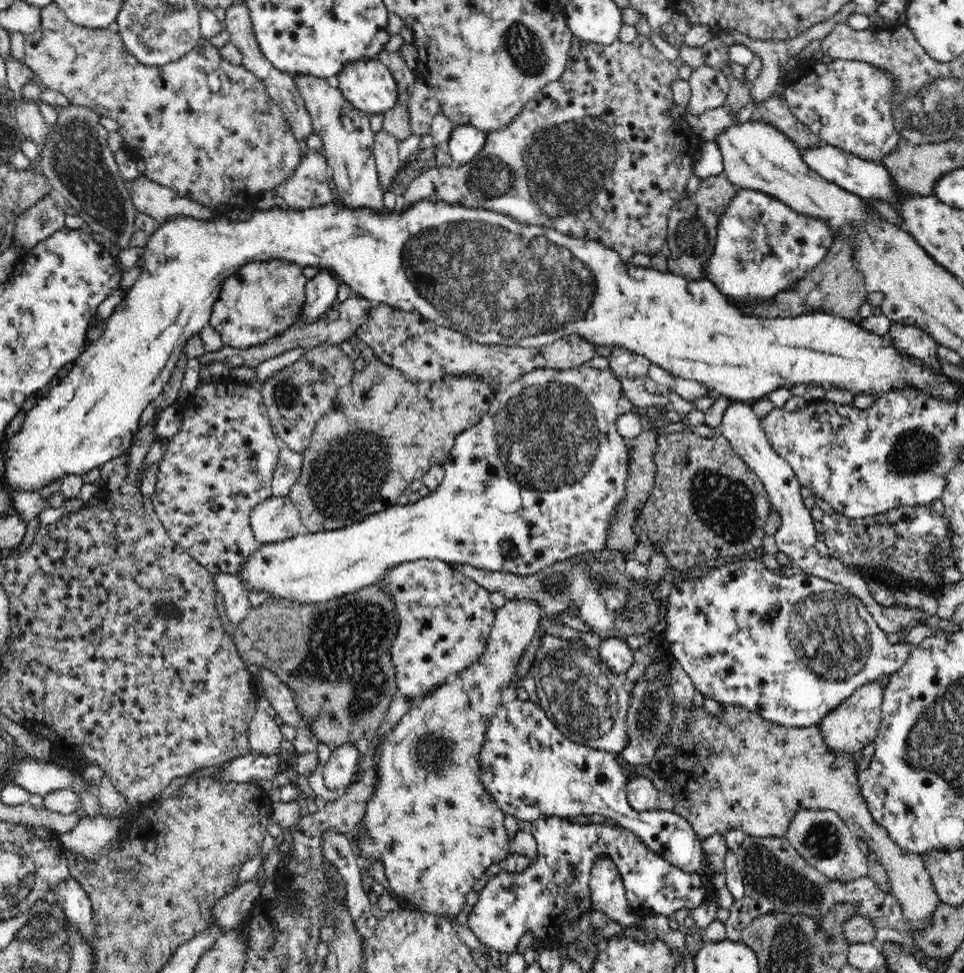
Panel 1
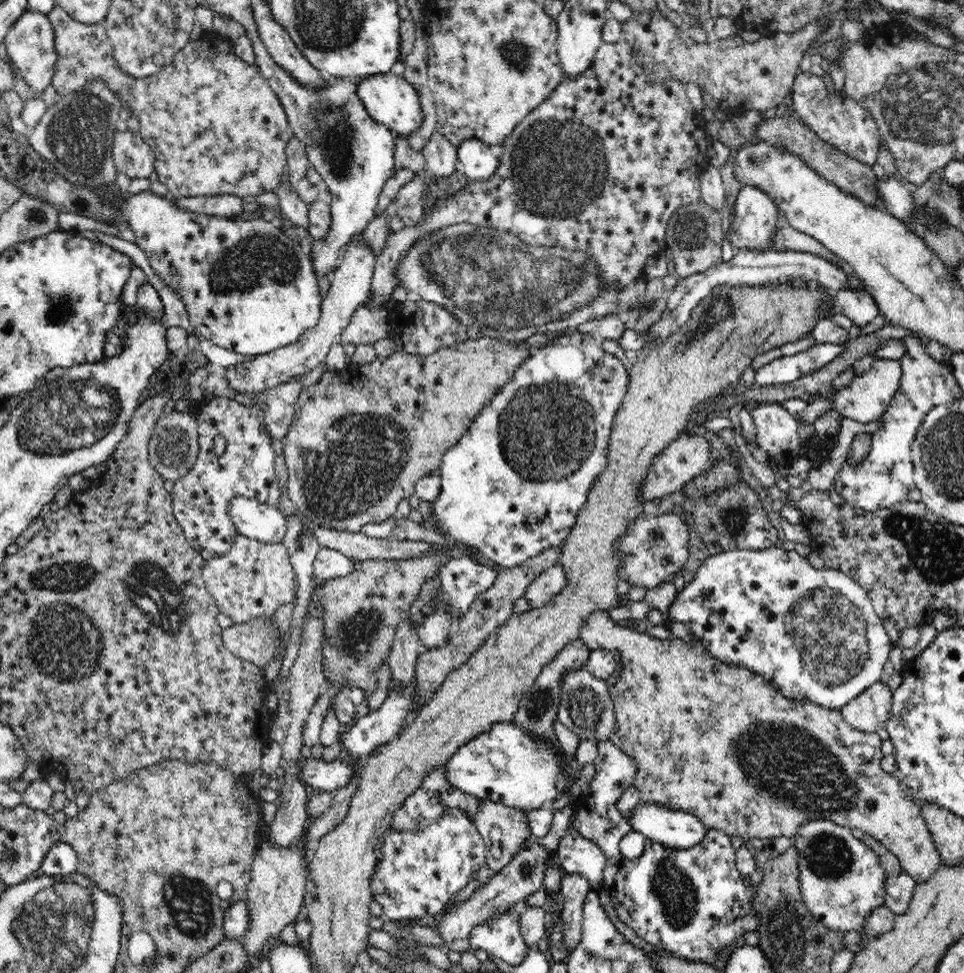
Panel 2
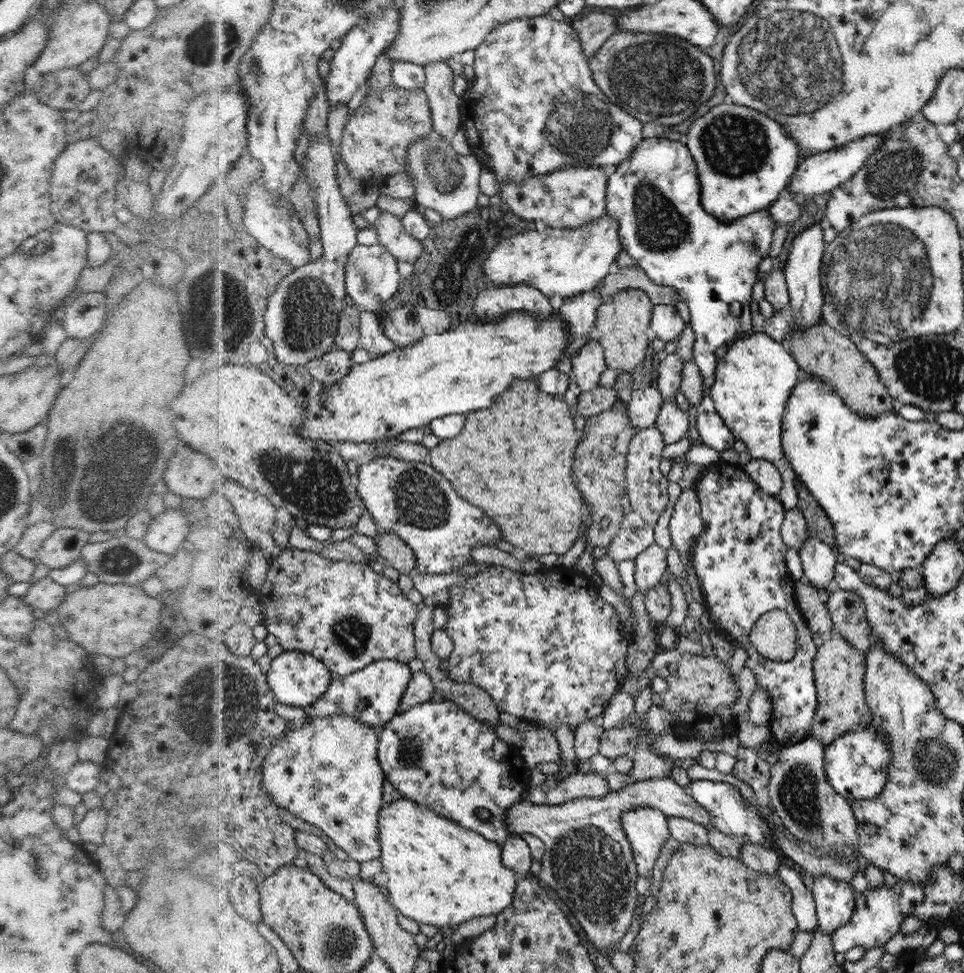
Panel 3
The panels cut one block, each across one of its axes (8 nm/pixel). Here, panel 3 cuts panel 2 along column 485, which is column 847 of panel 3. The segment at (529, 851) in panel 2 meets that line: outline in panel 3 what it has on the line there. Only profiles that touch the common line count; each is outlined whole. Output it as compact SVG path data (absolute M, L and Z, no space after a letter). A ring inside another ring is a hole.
M818 876L813 880L813 887L810 887L813 894L813 901L816 908L818 920L817 928L832 935L834 931L844 926L850 920L854 912L854 896L850 884L837 882L828 876Z

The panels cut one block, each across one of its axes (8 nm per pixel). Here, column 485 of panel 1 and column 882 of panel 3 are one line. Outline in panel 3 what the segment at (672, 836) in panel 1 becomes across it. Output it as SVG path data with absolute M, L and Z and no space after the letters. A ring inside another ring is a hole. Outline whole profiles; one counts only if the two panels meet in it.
M872 724L858 726L826 746L825 774L838 794L849 800L873 800L881 796L892 765L892 747L886 742L885 736Z

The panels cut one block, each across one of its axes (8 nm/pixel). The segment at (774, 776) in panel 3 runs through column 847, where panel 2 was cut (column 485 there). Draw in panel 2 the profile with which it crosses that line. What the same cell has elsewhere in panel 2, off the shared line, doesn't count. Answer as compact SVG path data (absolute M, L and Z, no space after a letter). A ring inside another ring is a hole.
M480 799L477 812L474 815L475 825L487 846L487 864L497 873L502 870L514 855L524 847L526 839L531 835L531 826L528 825L527 808L507 806L502 800ZM490 828L500 828L500 842L498 852L492 848Z

